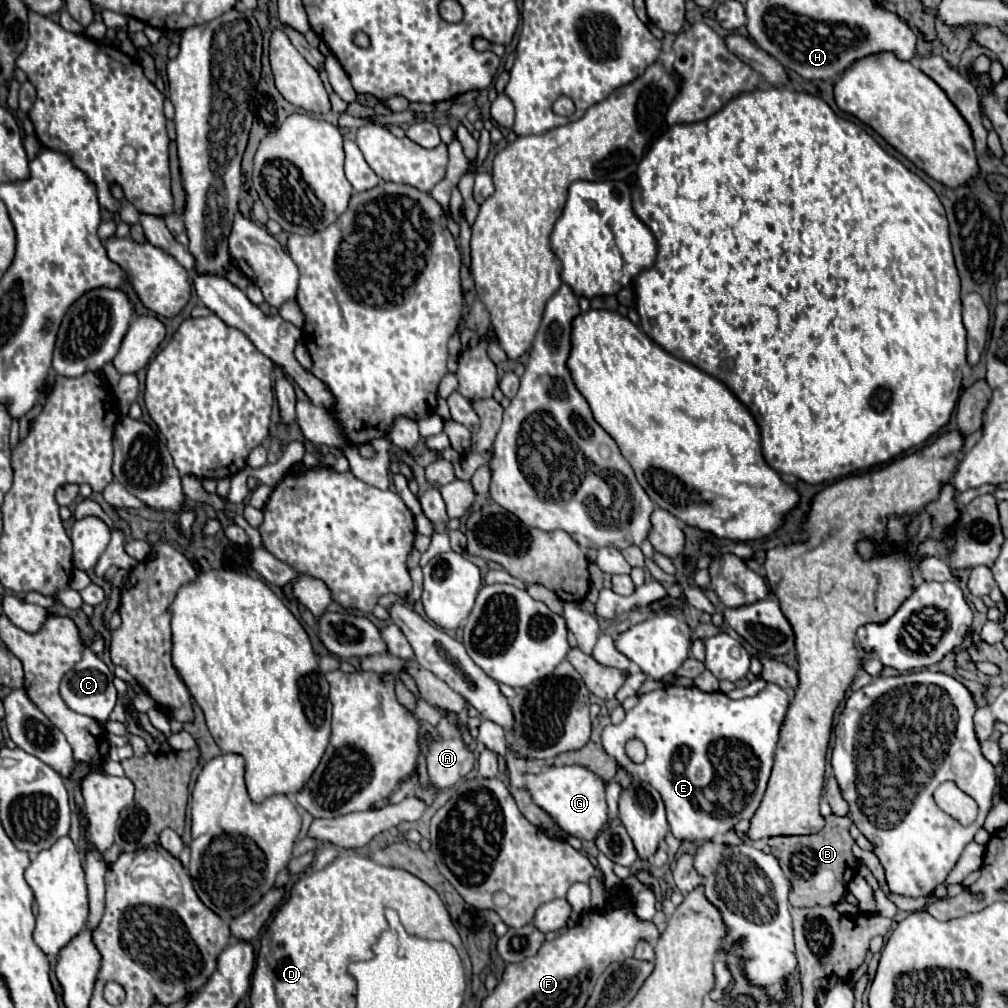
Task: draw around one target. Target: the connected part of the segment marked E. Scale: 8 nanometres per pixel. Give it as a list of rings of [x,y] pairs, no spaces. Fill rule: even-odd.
[[[767,684],[763,692],[743,700],[731,700],[723,692],[701,692],[695,686],[663,686],[641,696],[639,704],[627,710],[621,724],[607,725],[601,740],[605,752],[613,756],[619,766],[659,790],[667,806],[667,822],[675,838],[691,842],[711,840],[731,830],[739,820],[753,818],[757,812],[771,776],[779,730],[781,722],[785,722],[787,708],[789,696],[777,684]],[[631,738],[639,738],[647,748],[647,758],[641,764],[631,762],[625,754],[625,742]]]

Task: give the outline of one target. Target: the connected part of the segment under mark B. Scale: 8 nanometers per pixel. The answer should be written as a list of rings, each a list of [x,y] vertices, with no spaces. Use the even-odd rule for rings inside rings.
[[[829,814],[827,824],[817,834],[809,836],[777,836],[769,838],[773,854],[779,858],[781,868],[791,884],[789,902],[791,906],[833,906],[843,896],[847,884],[857,874],[859,860],[853,856],[853,838],[849,836],[851,818]]]

